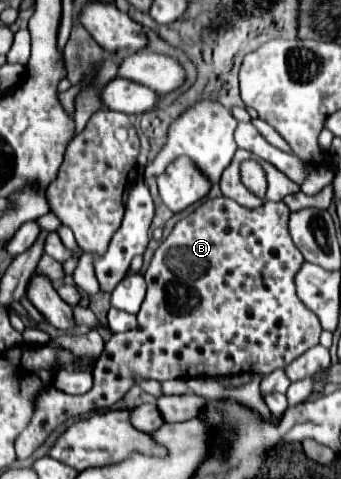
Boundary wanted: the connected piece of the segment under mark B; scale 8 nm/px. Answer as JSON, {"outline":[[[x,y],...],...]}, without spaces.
{"outline":[[[222,195],[204,201],[194,213],[180,219],[172,233],[154,251],[144,273],[148,291],[138,311],[138,329],[114,333],[110,341],[106,341],[96,369],[92,371],[94,387],[88,393],[68,395],[50,385],[36,395],[30,425],[26,425],[16,439],[18,459],[32,455],[46,435],[68,417],[112,407],[134,385],[134,373],[156,381],[178,377],[232,377],[242,371],[268,375],[314,347],[322,327],[318,317],[296,295],[294,273],[302,267],[304,257],[288,235],[288,215],[290,209],[282,201],[266,201],[262,207],[248,209]]]}

